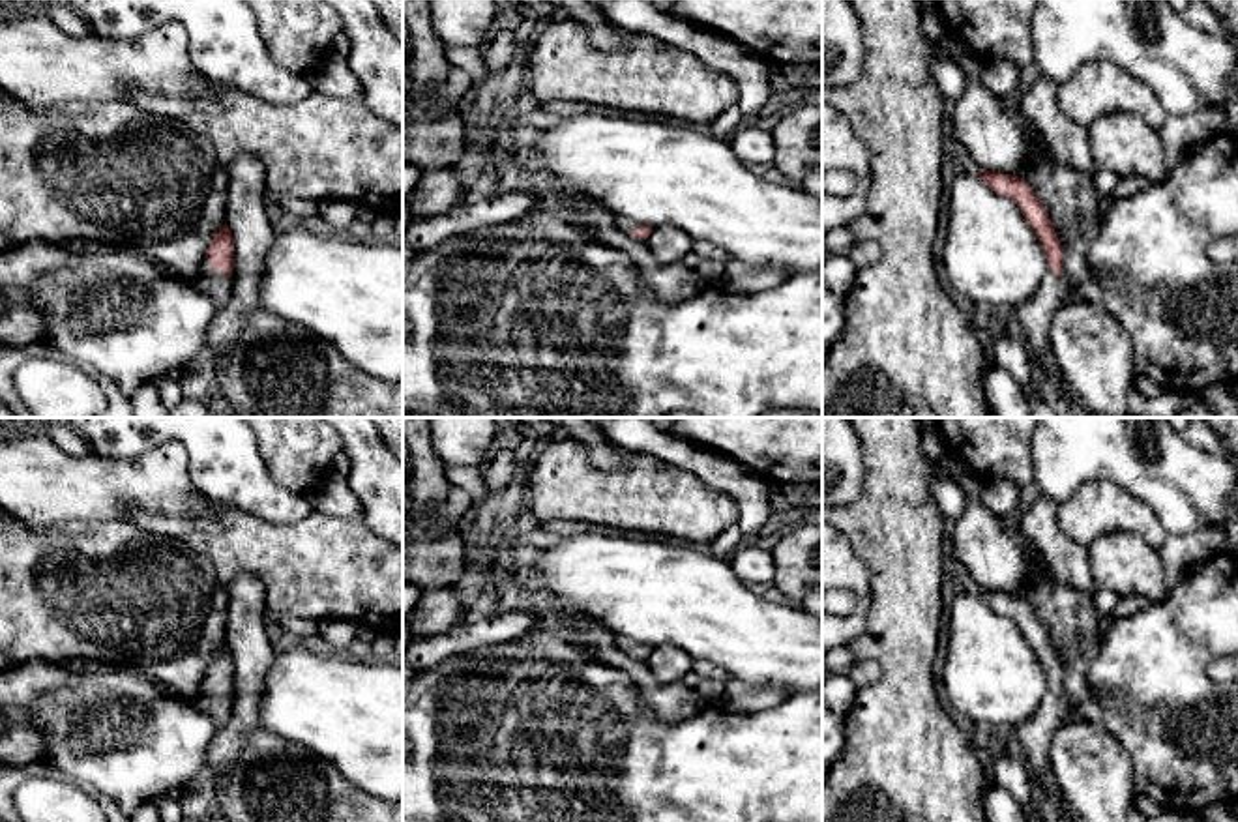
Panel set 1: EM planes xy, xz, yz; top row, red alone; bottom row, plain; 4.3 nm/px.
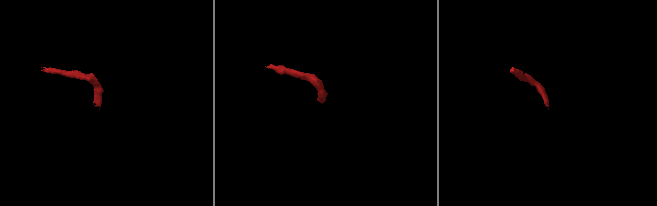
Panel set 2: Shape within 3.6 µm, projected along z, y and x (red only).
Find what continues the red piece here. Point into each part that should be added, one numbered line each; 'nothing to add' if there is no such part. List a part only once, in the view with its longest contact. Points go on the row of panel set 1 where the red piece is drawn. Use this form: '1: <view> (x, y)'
1: xy (216, 285)

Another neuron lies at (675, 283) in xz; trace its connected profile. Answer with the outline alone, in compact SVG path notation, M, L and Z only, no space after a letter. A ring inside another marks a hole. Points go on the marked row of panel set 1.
M551 183L545 189L545 204L554 208L577 212L582 217L584 230L599 243L618 249L631 257L648 281L652 290L667 303L678 303L689 300L706 288L695 270L689 270L682 262L672 266L661 266L650 253L644 240L633 238L616 227L616 215L601 202L573 193L562 185Z

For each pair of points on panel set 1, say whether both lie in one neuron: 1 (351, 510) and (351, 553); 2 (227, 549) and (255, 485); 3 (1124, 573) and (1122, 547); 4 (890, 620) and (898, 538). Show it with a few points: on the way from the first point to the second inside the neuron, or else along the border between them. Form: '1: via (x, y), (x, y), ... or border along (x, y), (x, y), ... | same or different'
1: border along (313, 510), (362, 525) | different
2: border along (205, 495), (283, 527) | different
3: via (1124, 568), (1122, 553) | same
4: via (898, 600), (898, 558) | same

